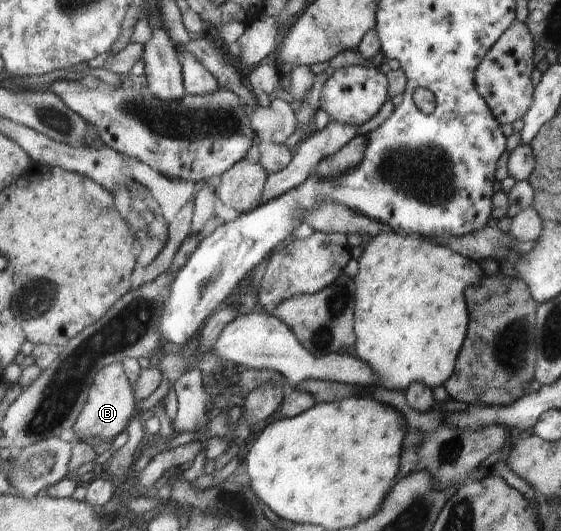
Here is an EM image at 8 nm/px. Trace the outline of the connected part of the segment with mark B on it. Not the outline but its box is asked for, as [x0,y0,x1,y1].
[71,361,135,441]

